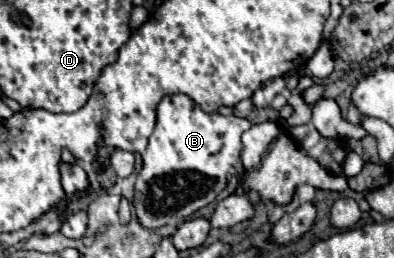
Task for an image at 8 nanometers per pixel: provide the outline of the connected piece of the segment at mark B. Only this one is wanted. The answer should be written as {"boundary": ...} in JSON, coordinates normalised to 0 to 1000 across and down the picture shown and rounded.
{"boundary":[[[439,364],[419,372],[398,411],[398,473],[393,504],[378,535],[373,581],[363,589],[363,643],[348,674],[343,705],[343,760],[338,798],[348,853],[363,884],[393,891],[419,868],[449,860],[459,845],[490,837],[500,814],[530,798],[556,744],[576,721],[576,698],[602,667],[602,643],[612,628],[612,519],[632,504],[637,481],[622,457],[602,450],[561,450],[561,442],[520,442],[480,372],[470,364]]]}

